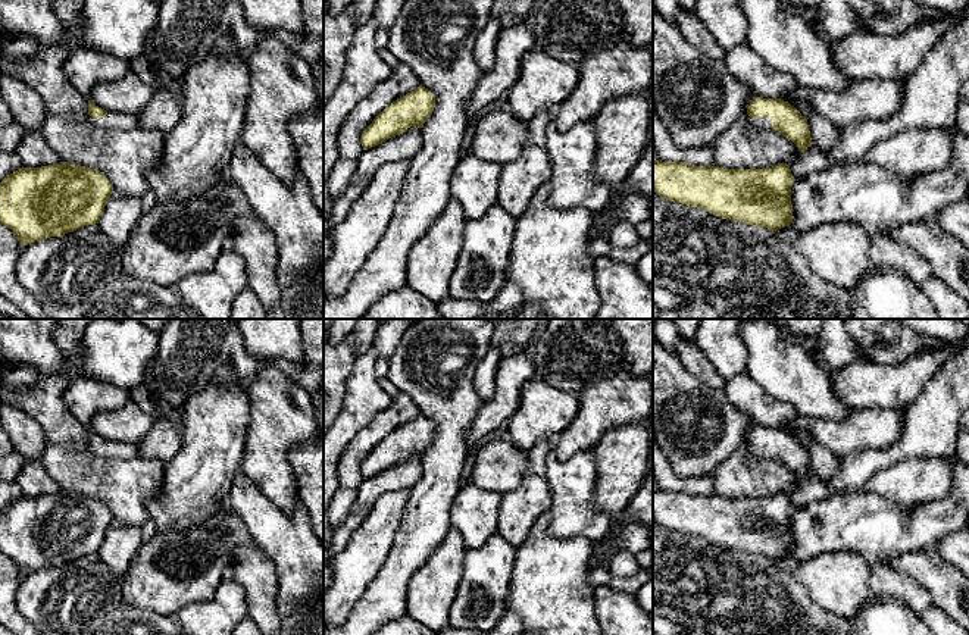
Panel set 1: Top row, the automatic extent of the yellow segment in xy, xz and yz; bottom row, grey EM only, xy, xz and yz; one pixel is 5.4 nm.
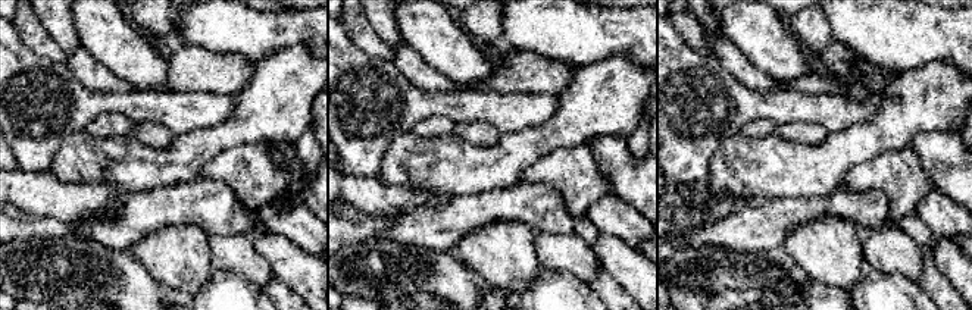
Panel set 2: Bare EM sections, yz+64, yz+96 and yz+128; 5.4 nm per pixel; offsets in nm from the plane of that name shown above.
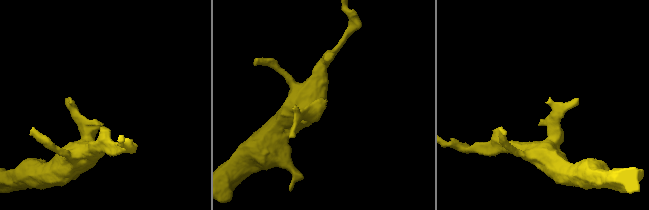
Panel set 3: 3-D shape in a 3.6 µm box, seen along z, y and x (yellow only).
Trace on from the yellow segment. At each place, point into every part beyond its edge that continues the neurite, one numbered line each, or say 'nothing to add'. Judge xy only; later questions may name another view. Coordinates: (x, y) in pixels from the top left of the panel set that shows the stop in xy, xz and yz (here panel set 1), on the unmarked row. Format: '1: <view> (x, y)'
1: xy (113, 449)

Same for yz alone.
1: yz (763, 453)

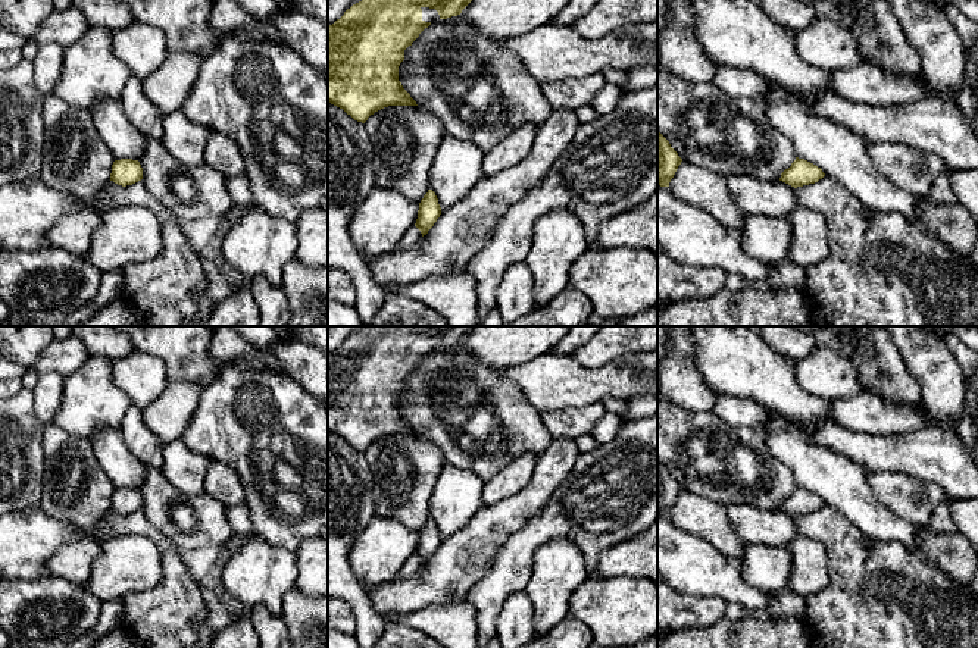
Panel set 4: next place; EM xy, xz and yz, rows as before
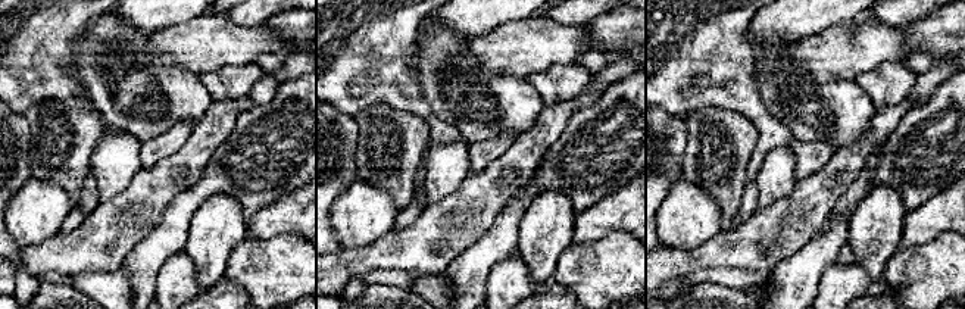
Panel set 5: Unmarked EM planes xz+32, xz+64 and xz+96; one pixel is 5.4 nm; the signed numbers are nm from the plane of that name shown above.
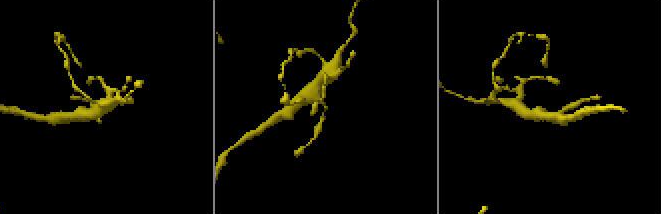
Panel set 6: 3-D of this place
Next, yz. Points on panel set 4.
nothing to add

